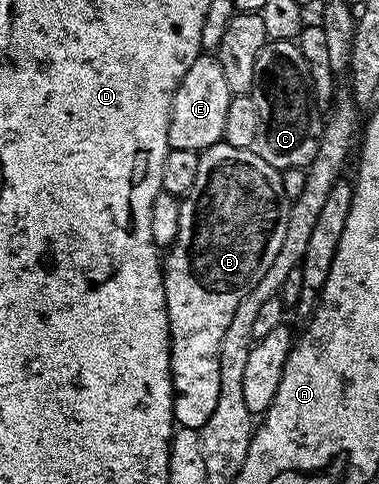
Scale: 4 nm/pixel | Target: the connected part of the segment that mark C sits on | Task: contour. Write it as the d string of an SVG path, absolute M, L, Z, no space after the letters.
M266 41L255 60L251 93L255 108L259 108L257 154L279 171L308 168L311 160L315 160L315 152L319 152L323 118L317 115L319 110L313 97L313 77L296 41Z

